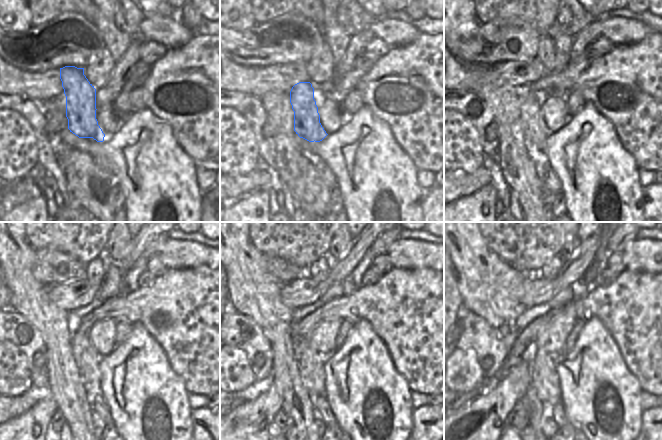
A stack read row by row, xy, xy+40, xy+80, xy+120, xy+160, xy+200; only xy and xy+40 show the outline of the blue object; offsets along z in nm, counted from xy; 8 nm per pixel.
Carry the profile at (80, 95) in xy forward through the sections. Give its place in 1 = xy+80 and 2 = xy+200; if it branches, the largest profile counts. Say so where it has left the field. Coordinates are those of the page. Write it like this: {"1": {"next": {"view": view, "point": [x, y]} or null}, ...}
{"1": {"next": {"view": "xy+80", "point": [535, 132]}}, "2": {"next": {"view": "xy+200", "point": [543, 378]}}}

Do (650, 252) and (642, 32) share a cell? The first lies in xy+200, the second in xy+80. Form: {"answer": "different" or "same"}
{"answer": "same"}

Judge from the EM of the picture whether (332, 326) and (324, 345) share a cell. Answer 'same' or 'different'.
same

